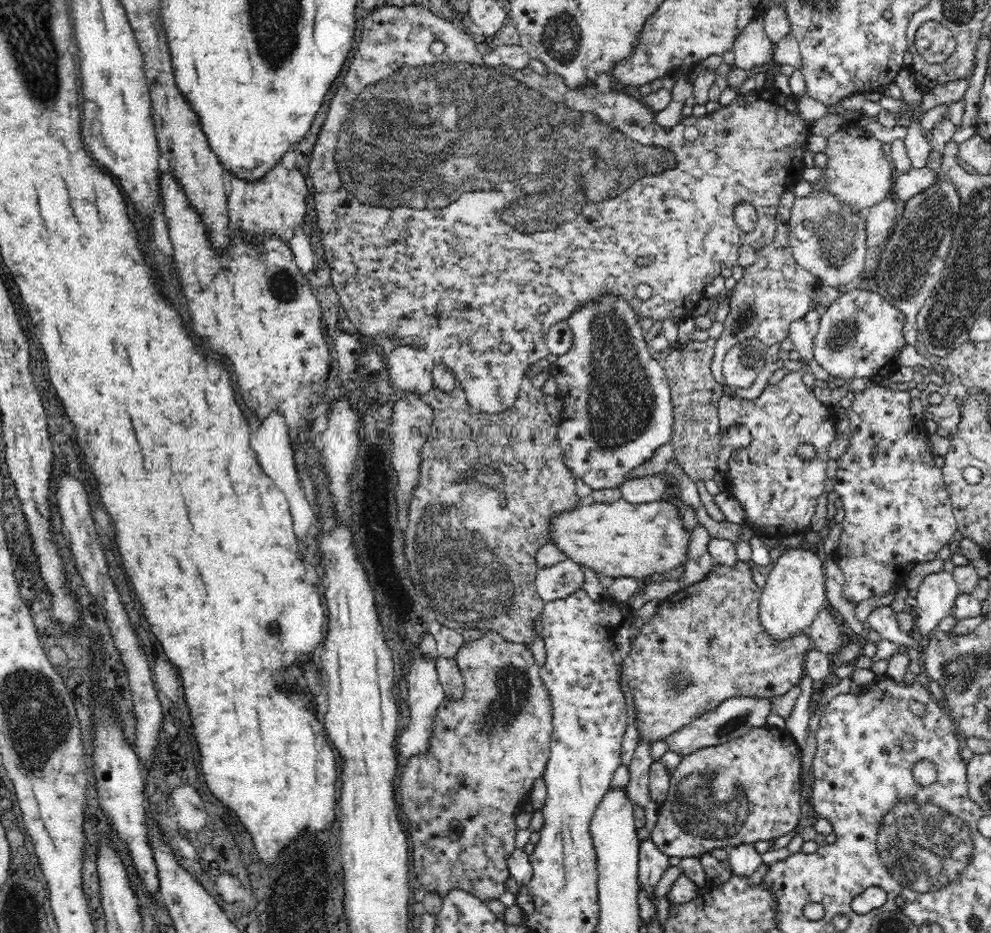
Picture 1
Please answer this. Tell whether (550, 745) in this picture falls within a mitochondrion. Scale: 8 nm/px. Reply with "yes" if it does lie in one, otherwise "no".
no

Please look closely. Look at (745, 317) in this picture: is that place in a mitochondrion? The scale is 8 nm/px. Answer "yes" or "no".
yes

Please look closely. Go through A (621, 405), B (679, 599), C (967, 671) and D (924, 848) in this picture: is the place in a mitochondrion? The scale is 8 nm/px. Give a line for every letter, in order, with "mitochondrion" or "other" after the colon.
A: mitochondrion
B: other
C: mitochondrion
D: mitochondrion

